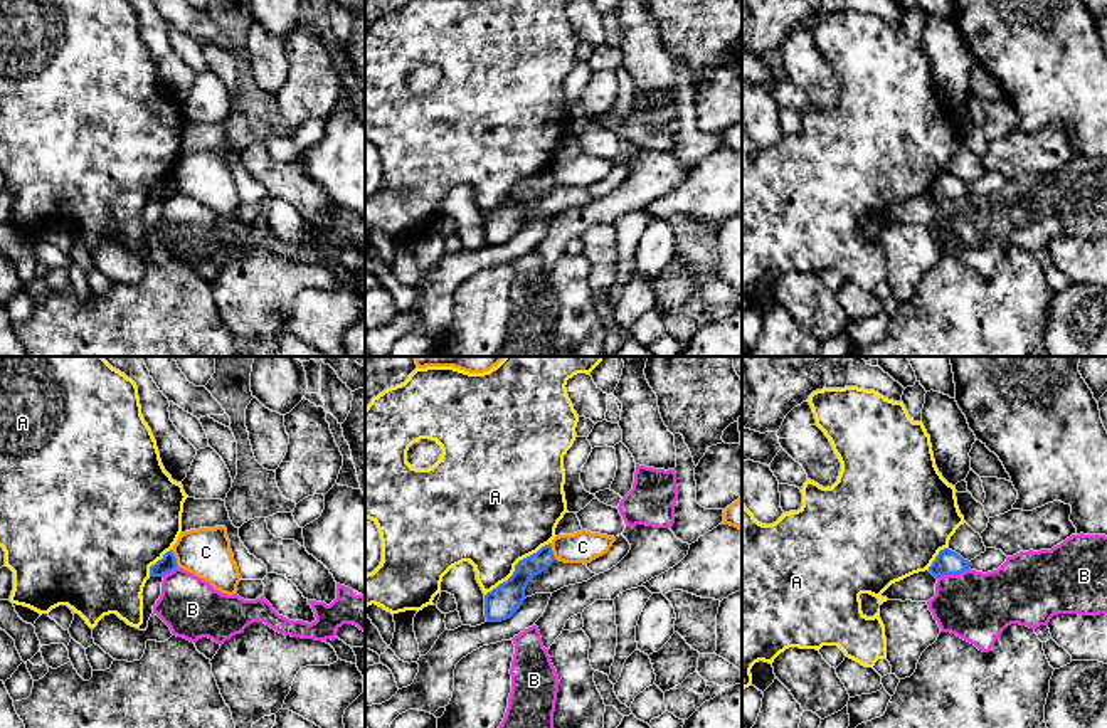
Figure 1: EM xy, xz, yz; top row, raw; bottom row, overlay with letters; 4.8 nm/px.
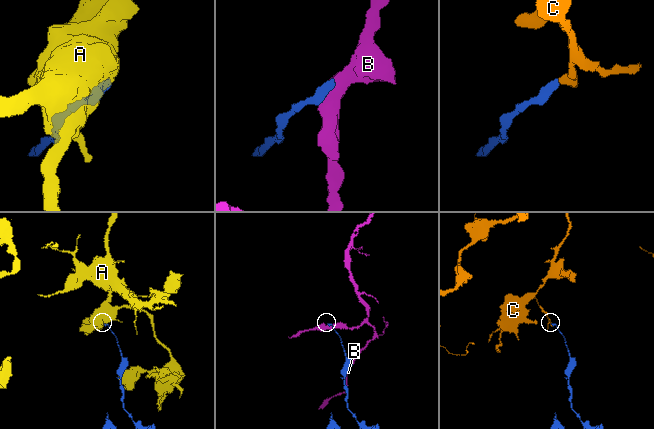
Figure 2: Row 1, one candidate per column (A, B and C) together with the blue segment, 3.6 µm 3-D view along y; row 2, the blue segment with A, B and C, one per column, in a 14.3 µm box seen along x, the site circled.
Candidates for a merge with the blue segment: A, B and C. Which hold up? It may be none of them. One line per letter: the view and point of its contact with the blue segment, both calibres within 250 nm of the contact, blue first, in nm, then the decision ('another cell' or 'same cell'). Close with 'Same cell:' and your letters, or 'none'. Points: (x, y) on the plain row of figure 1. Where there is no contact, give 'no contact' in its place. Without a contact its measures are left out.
A: xz (515, 190) | 160/460 nm | another cell
B: yz (953, 197) | 120/320 nm | another cell
C: xy (175, 182) | 80/240 nm | another cell
Same cell: none

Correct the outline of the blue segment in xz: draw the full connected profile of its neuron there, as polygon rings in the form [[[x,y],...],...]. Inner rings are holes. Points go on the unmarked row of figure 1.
[[[550,166],[537,177],[520,183],[513,198],[485,219],[486,245],[510,242],[525,224],[525,212],[532,200],[542,197],[555,185]]]

